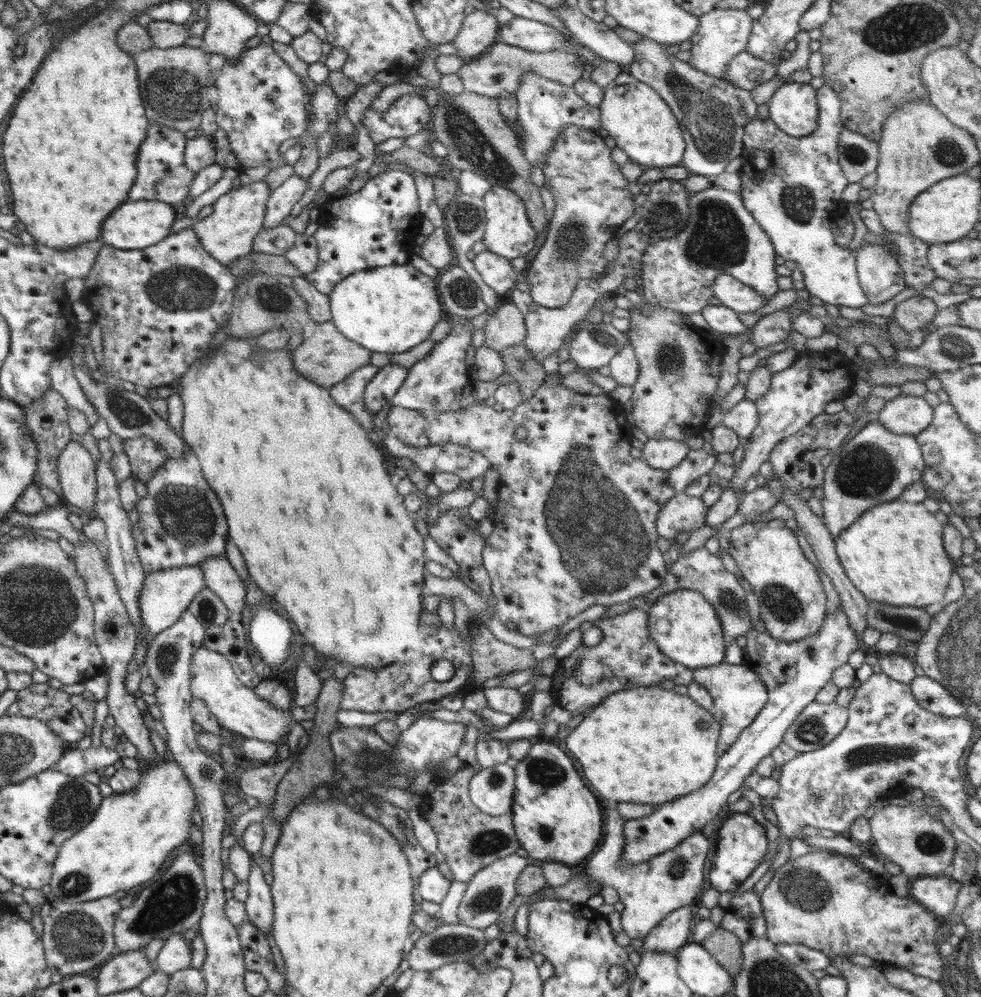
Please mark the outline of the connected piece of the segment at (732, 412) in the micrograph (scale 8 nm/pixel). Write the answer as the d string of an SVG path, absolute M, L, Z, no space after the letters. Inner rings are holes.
M742 399L724 414L719 425L726 426L740 438L747 439L758 425L758 412L755 401Z

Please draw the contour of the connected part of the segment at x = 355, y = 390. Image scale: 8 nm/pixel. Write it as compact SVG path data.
M364 365L356 368L344 380L328 388L332 400L351 413L354 420L367 432L372 431L374 414L370 414L364 408L364 387L368 385L368 381L372 380L372 377L376 376L378 371L379 368L374 365Z

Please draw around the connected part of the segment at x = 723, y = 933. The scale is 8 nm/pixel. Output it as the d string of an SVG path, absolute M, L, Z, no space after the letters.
M720 926L701 942L702 948L733 977L732 981L740 973L743 965L741 944L741 941L732 932Z

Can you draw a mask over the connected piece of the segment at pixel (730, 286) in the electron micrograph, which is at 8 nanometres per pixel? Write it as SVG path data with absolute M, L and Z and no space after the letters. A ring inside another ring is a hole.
M720 273L714 277L712 296L718 298L722 302L722 306L737 313L756 312L768 303L768 298L756 294L750 286L744 285L728 273Z

